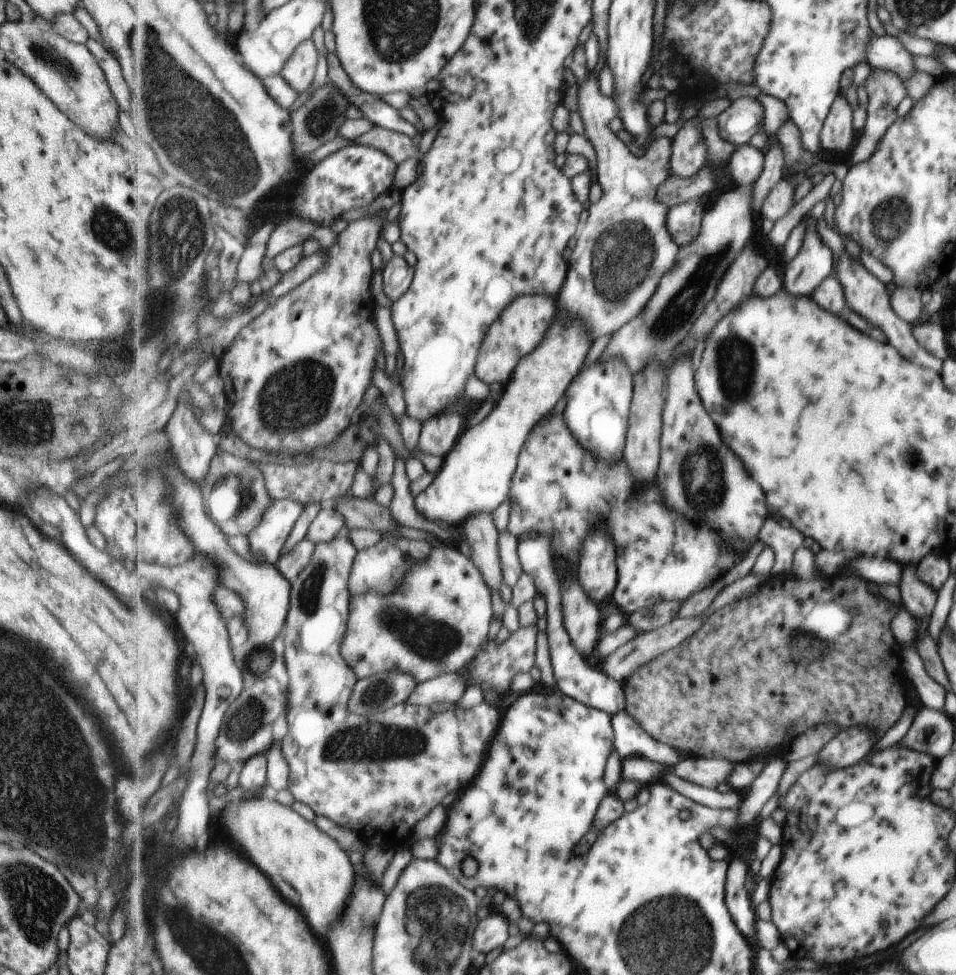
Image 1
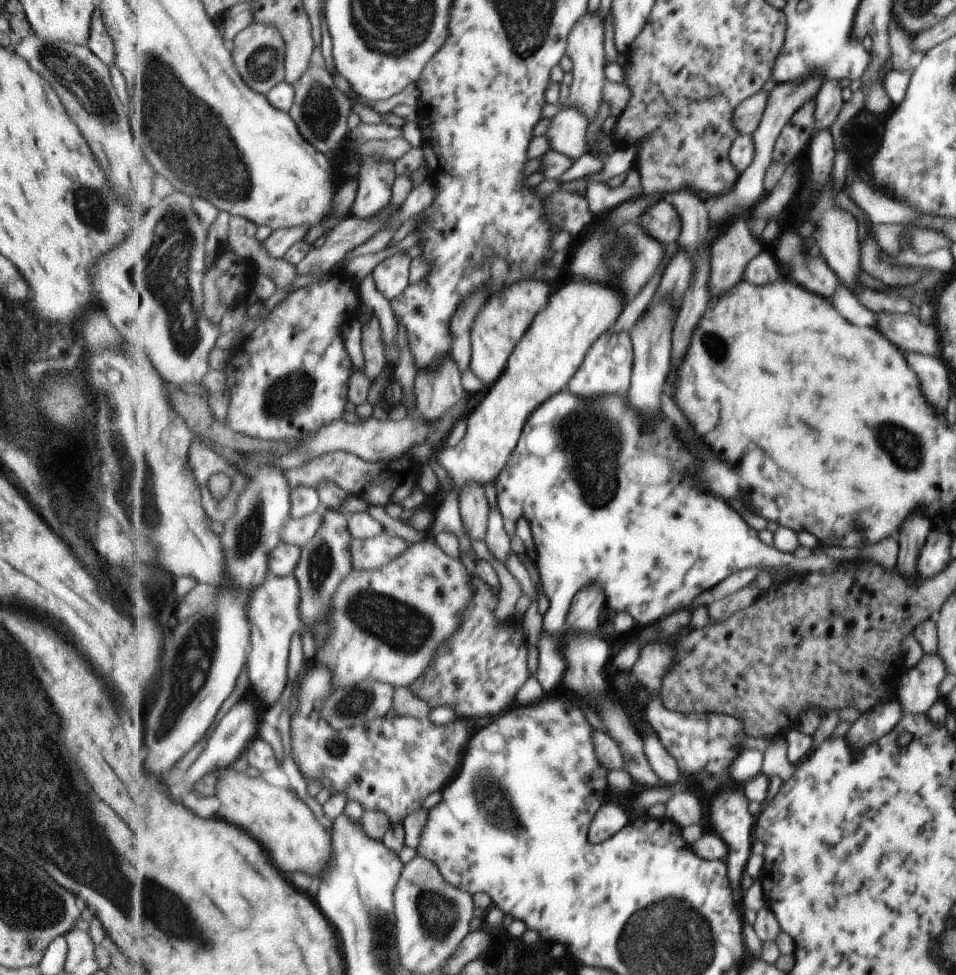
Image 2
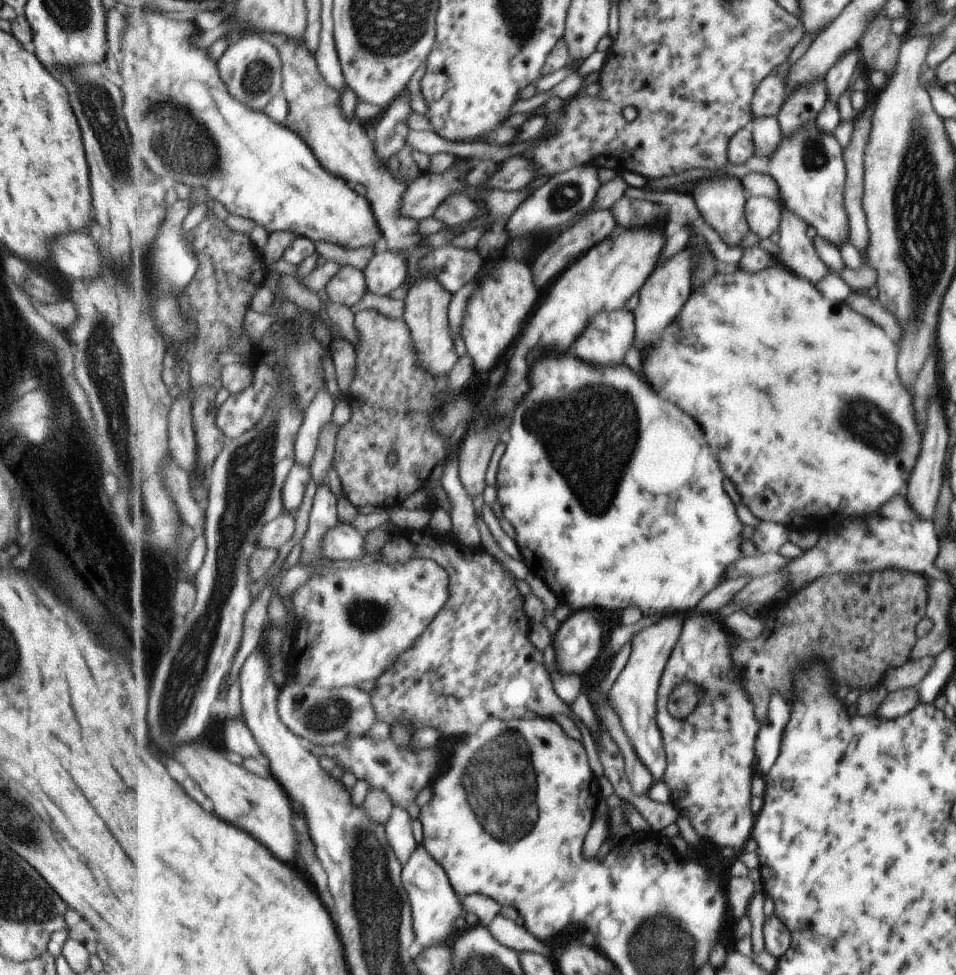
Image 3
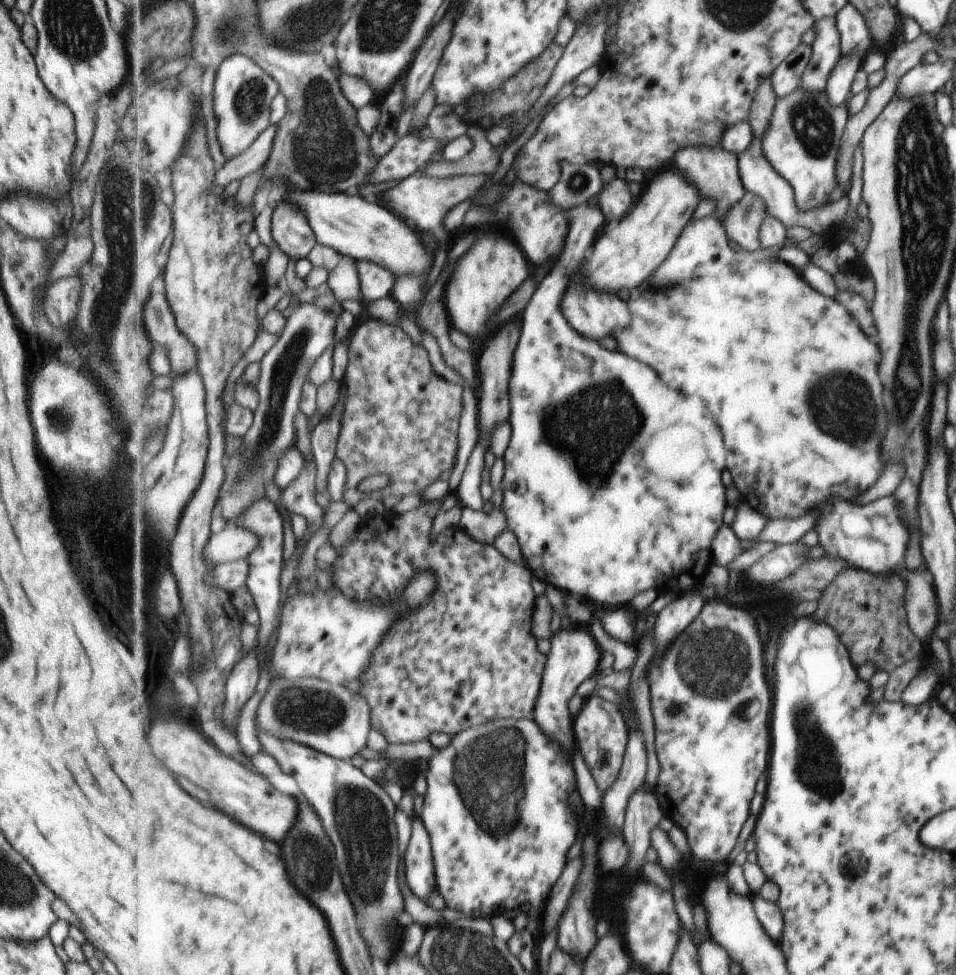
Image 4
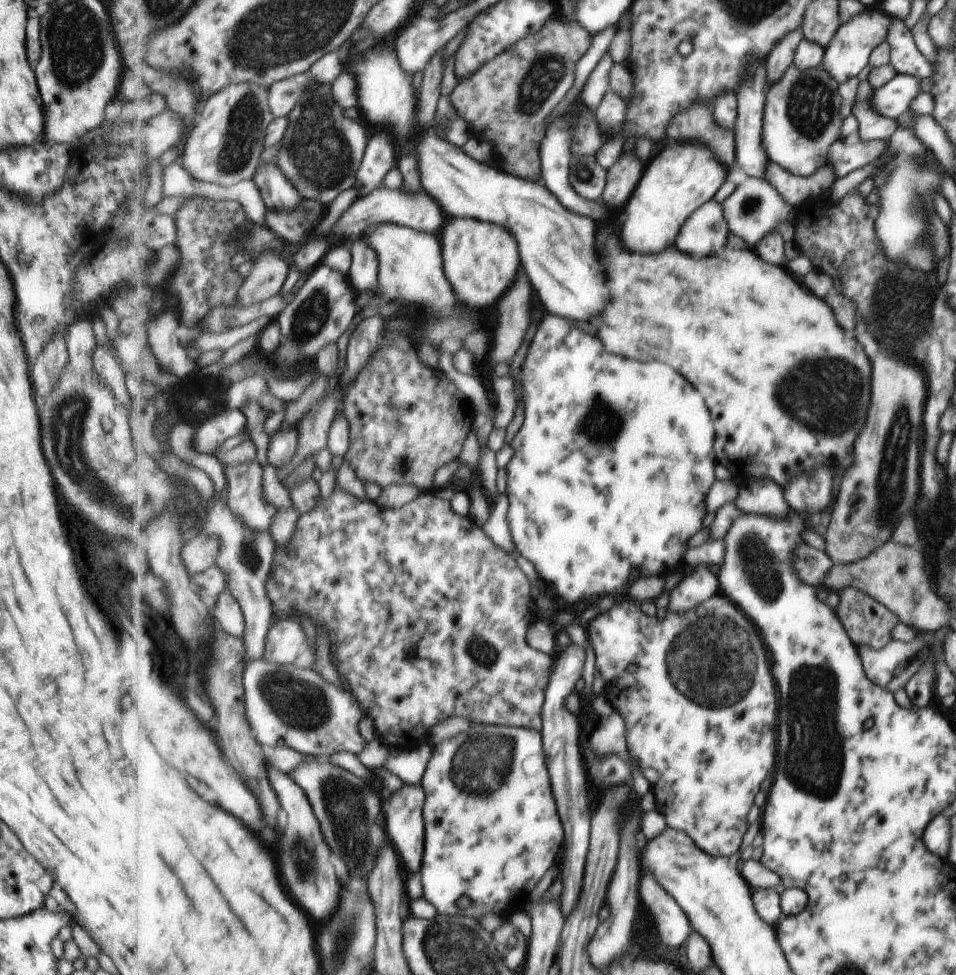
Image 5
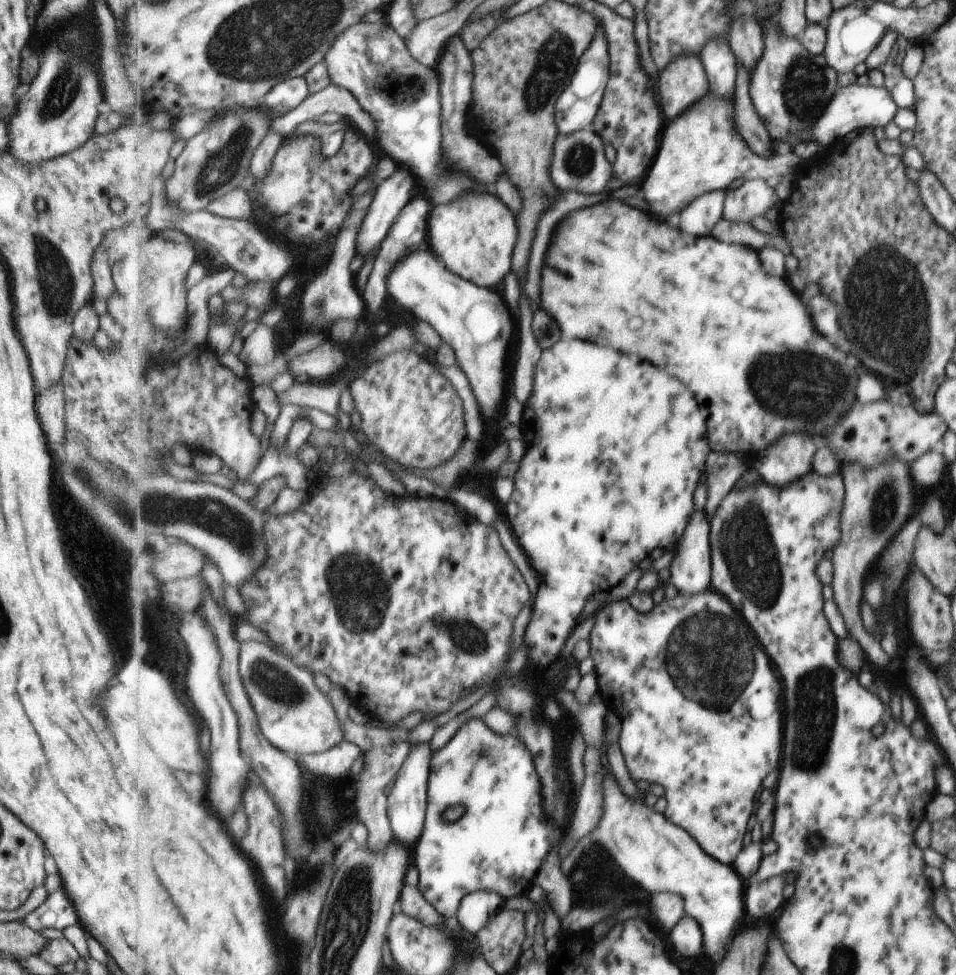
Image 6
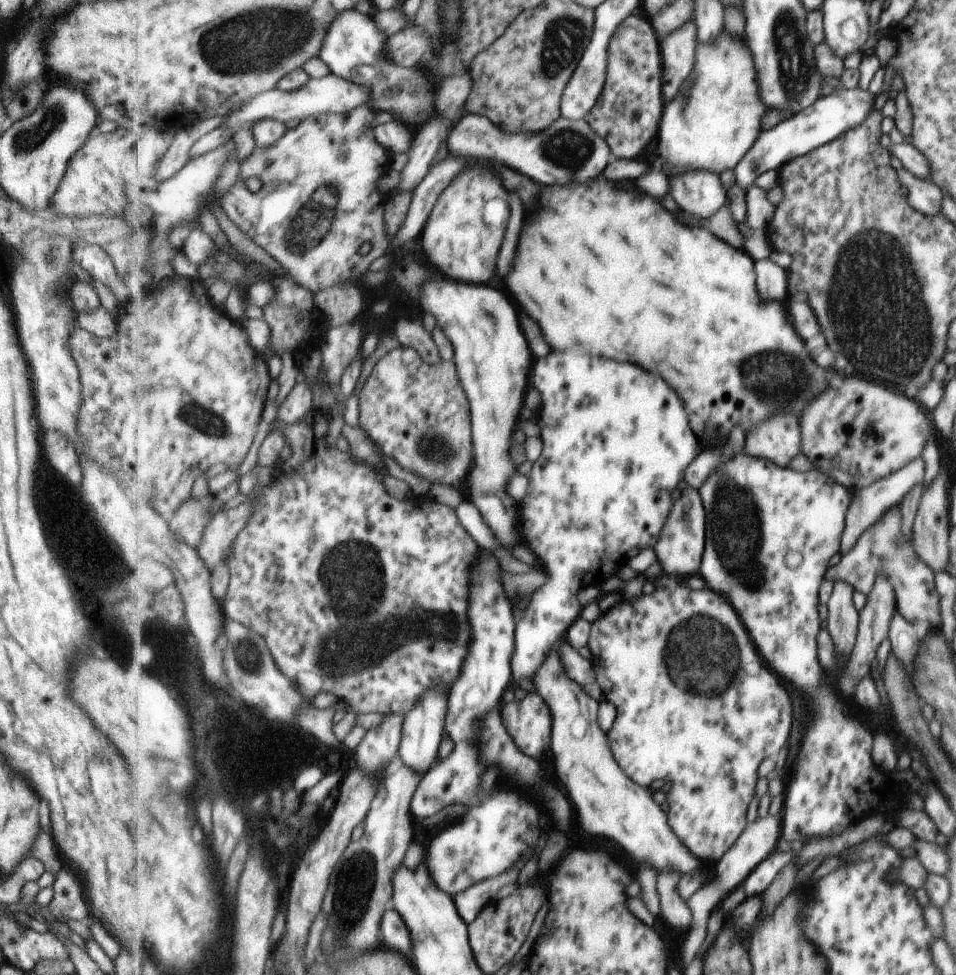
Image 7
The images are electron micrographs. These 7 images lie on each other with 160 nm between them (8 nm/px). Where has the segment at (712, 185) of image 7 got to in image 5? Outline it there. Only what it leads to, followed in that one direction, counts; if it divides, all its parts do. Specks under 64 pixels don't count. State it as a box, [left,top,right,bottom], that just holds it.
[677,200,730,256]

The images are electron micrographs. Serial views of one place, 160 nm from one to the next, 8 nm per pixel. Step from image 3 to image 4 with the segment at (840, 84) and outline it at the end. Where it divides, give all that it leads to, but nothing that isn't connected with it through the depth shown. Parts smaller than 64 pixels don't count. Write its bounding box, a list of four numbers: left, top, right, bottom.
[835,2,871,54]

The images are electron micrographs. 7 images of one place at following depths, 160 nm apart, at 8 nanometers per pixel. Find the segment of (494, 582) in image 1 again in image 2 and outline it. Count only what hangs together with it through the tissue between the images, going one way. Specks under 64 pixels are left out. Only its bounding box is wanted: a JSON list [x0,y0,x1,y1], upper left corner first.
[460,485,491,541]

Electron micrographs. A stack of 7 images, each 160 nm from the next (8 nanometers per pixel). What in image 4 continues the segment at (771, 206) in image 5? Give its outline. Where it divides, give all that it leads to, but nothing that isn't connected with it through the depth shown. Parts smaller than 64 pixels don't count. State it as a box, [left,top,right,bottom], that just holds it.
[724,191,768,252]

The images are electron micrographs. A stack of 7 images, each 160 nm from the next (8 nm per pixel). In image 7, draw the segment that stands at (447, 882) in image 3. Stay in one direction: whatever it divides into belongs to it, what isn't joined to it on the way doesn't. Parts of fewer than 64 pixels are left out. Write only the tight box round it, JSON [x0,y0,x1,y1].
[399,690,449,773]

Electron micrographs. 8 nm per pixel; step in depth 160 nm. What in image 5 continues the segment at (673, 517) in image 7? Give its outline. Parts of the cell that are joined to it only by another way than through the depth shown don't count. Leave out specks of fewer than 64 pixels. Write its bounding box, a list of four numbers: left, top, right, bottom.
[671,564,721,610]

